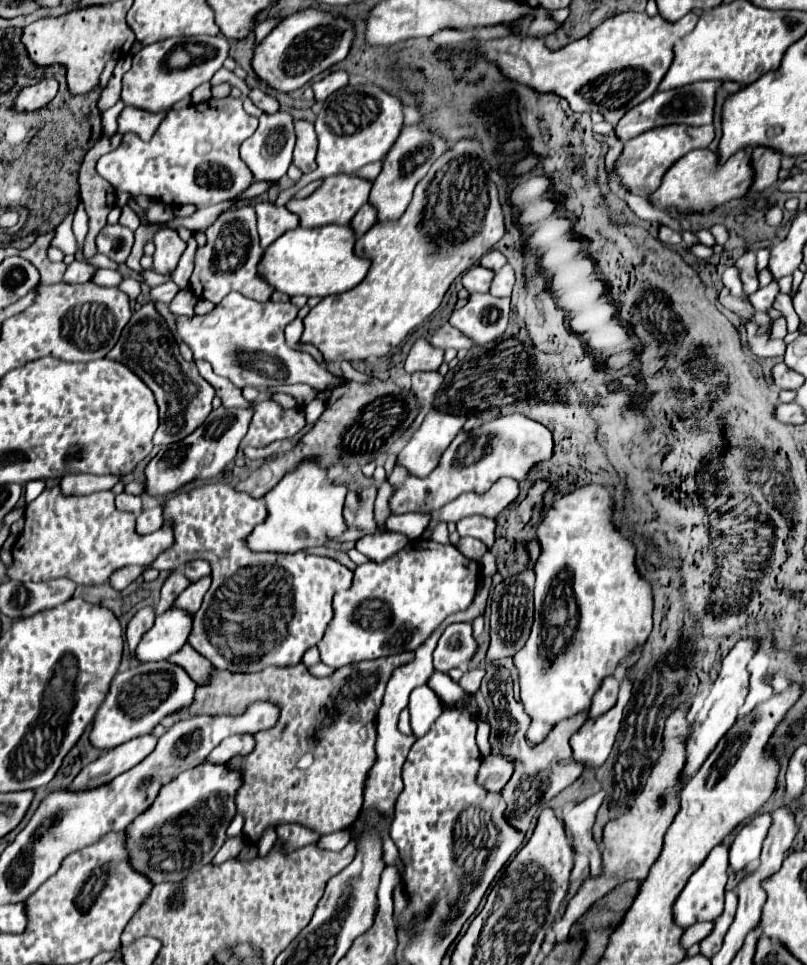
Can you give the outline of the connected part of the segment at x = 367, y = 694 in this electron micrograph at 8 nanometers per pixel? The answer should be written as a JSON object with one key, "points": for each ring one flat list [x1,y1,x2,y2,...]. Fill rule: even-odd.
{"points":[[405,651,405,653,399,653,399,655,391,655,391,657,379,657,379,659,373,659,373,661,351,663,351,665,341,667,341,669,337,669,333,675,323,677,323,679,313,677,313,675,307,671,307,667,305,667,303,663,297,663,295,667,267,667,267,669,257,671,257,673,231,673,231,671,219,671,219,669,213,667,213,669,211,669,211,675,209,675,209,681,207,681,205,685,197,685,197,689,195,689,195,703,191,703,193,707,191,707,191,709,187,707,185,711,175,711,175,715,169,715,163,725,167,727,167,723,173,723,173,719,187,719,187,717,191,717,191,715,203,715,203,713,207,713,207,715,219,715,219,713,239,715,239,713,243,713,243,709,245,709,249,703,253,703,253,701,273,701,273,703,281,705,279,723,277,723,271,731,261,731,261,733,253,735,253,737,255,737,255,749,253,749,253,753,247,755,247,757,235,757,235,759,229,761,231,767,237,767,237,769,243,771,243,785,241,785,241,789,237,791,237,799,235,799,237,811,245,817,245,827,243,827,243,831,245,831,245,835,247,835,249,839,259,839,259,835,263,833,263,829,269,827,269,825,277,827,277,825,281,825,281,823,301,823,301,825,311,827,311,829,317,831,319,835,327,835,327,833,331,833,331,831,341,831,341,829,351,827,351,825,357,821,357,817,359,817,359,811,361,811,361,807,363,807,363,779,367,779,367,771,371,771,371,767,373,767,373,763,375,763,375,735,377,735,377,723,375,723,375,719,377,719,377,711,379,711,379,707,381,707,381,699,383,699,383,693,385,693,385,685,387,685,389,677,391,677,393,669,399,667,399,665,405,665,405,663,411,661,411,659,413,659,413,651]]}

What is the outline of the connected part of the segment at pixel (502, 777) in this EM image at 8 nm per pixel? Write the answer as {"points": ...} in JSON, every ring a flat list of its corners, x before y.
{"points":[[493,753,493,755,485,757,483,763,481,763,479,783,481,783,487,791,499,793,499,791,505,787,505,783,511,779,513,771,515,771,515,759,513,759,513,757]]}

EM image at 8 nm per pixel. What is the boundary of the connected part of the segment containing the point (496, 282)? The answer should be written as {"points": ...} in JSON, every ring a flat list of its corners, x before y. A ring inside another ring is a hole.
{"points":[[505,265,495,273,489,293,495,297,509,297,513,285,515,285,515,273,513,273,511,265]]}

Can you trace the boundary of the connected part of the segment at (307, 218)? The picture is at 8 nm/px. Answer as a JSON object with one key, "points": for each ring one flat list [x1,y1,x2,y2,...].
{"points":[[333,175,323,179,323,183,305,199,289,199,287,209,299,217,301,227,319,227,319,225,347,225,351,223,353,215,361,209,363,203,367,203,367,195,371,191,371,183,353,175]]}

